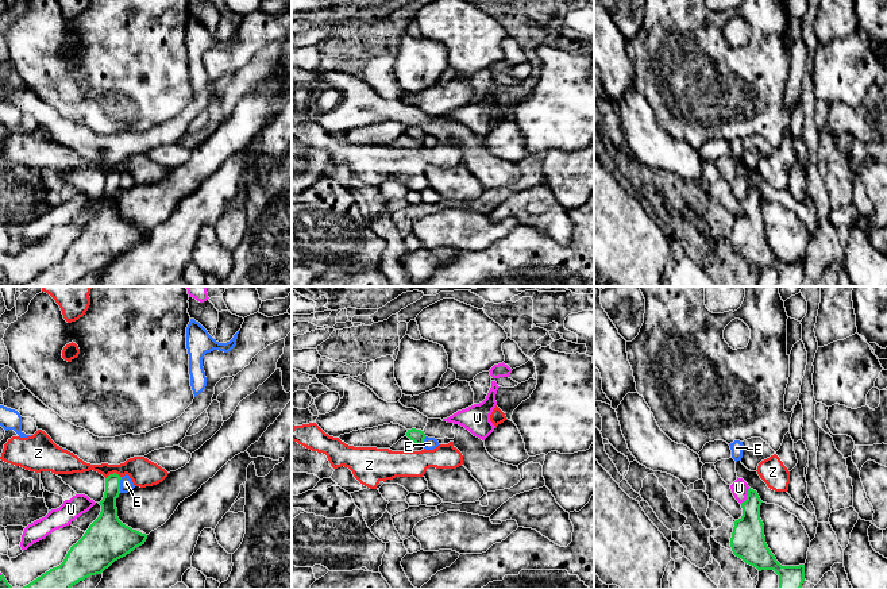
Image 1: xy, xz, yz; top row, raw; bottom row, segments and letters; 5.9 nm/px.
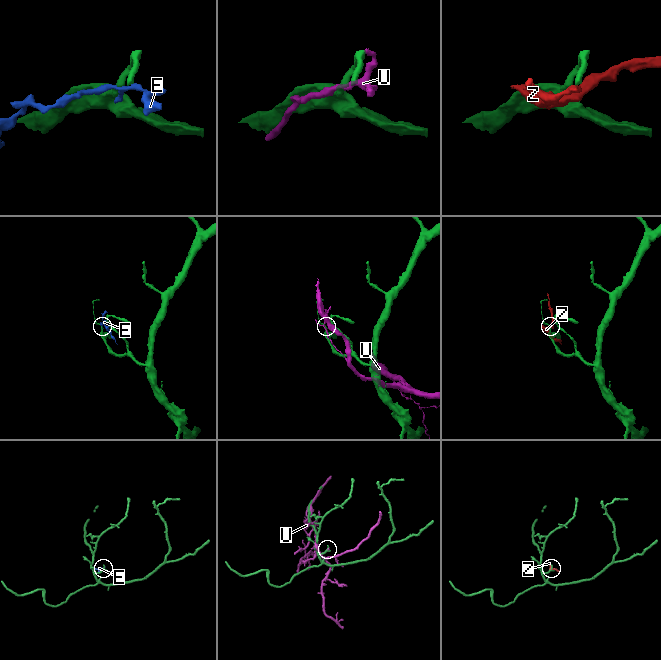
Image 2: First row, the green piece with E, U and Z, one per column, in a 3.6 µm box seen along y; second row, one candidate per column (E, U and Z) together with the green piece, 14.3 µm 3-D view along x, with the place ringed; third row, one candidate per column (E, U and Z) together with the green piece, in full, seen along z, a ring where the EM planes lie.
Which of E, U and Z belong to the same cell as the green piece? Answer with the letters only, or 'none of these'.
none of these

